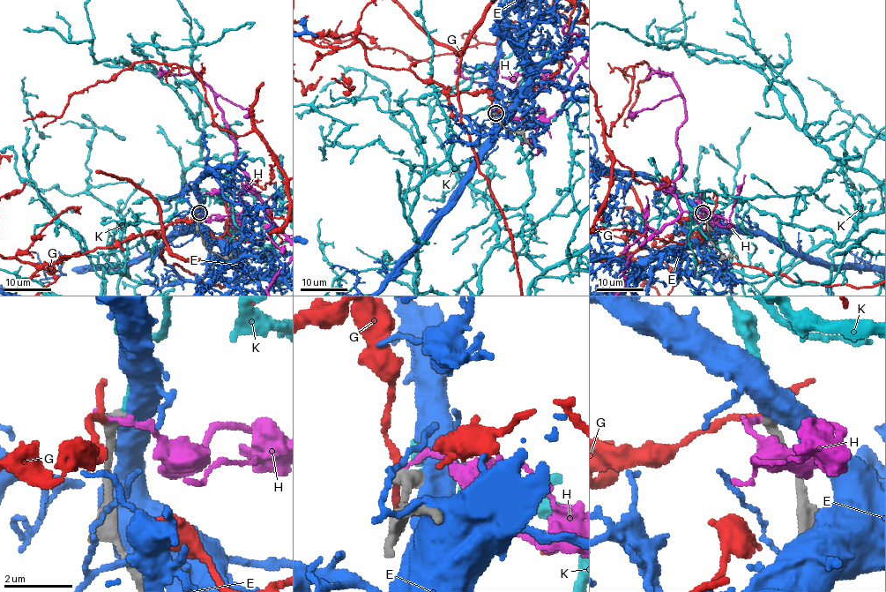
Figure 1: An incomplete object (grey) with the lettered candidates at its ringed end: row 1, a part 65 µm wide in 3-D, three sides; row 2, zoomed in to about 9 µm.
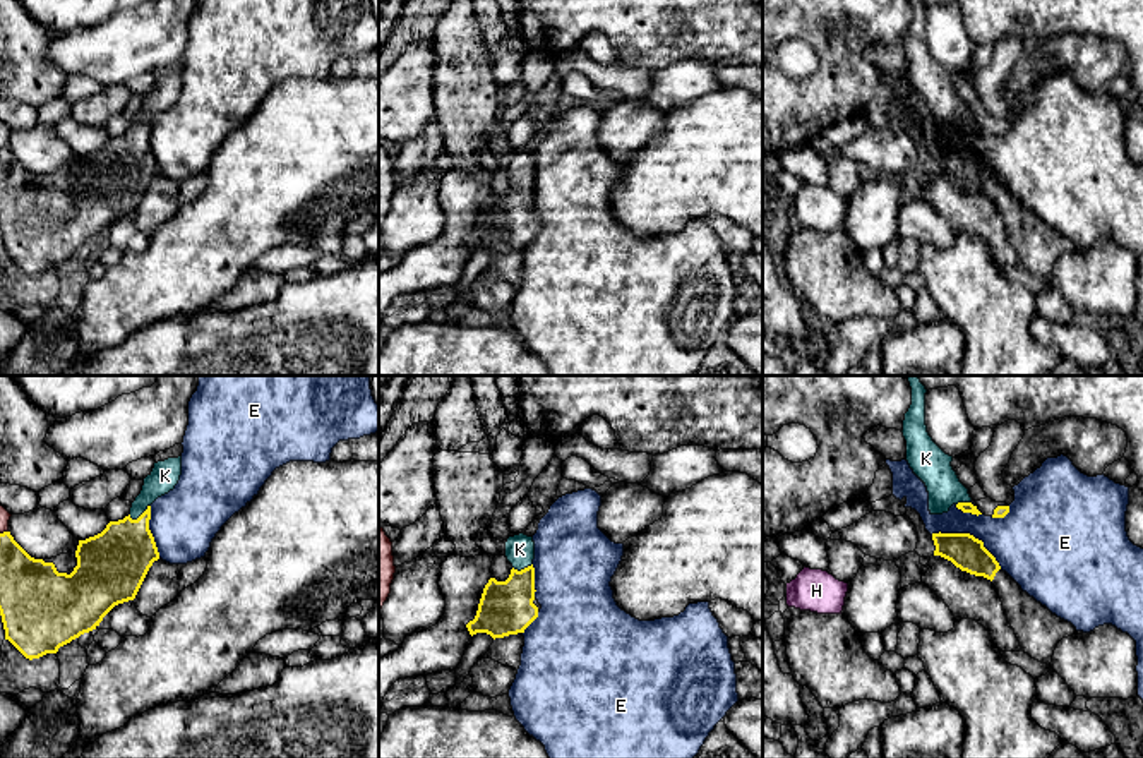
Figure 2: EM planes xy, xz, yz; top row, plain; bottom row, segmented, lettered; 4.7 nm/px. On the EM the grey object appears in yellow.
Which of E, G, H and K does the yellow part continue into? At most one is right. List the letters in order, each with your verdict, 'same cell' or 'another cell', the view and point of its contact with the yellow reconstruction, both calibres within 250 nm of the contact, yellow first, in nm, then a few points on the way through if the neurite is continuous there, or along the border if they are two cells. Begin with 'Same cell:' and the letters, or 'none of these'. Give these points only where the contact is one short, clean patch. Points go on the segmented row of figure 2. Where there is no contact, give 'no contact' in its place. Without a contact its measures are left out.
Same cell: K
E: another cell; contact yz (969, 534); calibres 160 and 280 nm
G: another cell; contact xy (4, 532); calibres 220 and 50 nm; border xy (7, 530), (0, 534)
H: another cell; no contact
K: same cell; contact xy (141, 515); calibres 300 and 140 nm; way xy (115, 561), (124, 553), (141, 515), (143, 501), (165, 475)

